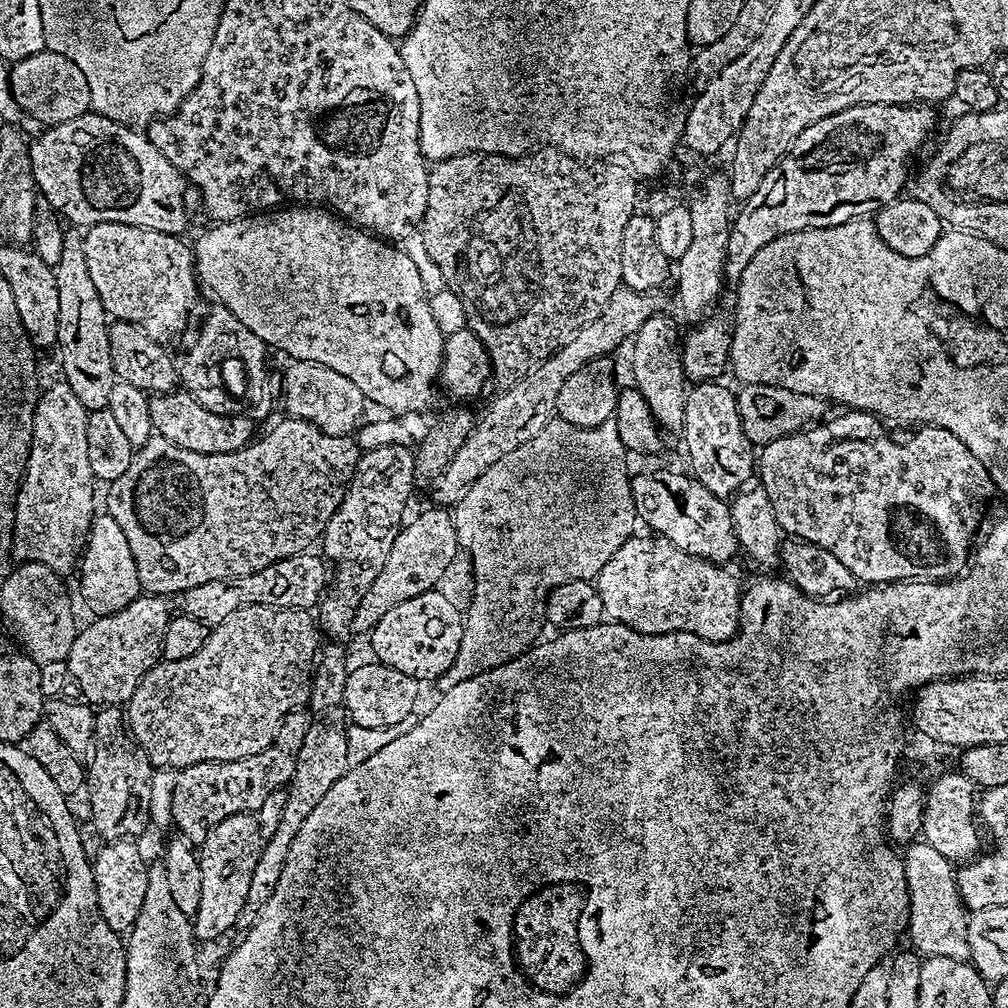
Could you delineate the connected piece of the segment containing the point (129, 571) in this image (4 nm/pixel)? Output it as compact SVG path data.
M107 512L99 513L92 519L87 542L81 553L79 572L80 594L95 617L110 616L124 609L141 593L140 579L137 578L137 568L130 546L127 545L126 534Z

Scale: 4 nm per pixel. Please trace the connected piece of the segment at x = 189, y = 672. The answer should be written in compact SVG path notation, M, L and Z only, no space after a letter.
M255 604L234 610L230 618L226 618L209 631L206 642L202 642L202 650L198 650L198 654L190 654L190 658L158 662L140 679L126 705L126 723L129 732L136 739L136 745L148 755L149 762L156 770L179 770L186 766L194 766L198 762L230 762L238 758L250 758L266 750L276 741L276 732L280 729L285 714L307 705L308 691L312 685L312 665L316 663L318 651L316 636L318 637L317 621L302 608L271 608Z

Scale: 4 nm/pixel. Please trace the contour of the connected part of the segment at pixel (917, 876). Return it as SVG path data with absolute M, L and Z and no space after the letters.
M912 842L902 852L904 861L904 877L906 878L906 890L908 891L908 922L906 936L912 939L911 947L921 957L941 956L942 958L954 958L955 960L968 960L968 918L960 891L956 886L957 869L953 861L942 858L934 846L923 842Z

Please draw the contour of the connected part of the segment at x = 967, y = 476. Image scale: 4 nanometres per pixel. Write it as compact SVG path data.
M844 410L841 416L833 415L823 422L817 422L804 429L803 432L792 432L786 438L778 438L774 442L763 445L758 452L758 484L766 490L766 498L774 508L774 518L778 518L781 533L789 537L814 542L814 546L822 546L822 550L830 550L838 562L844 563L846 570L854 574L857 581L864 586L882 584L899 584L905 580L925 580L931 584L953 579L969 567L970 557L974 551L972 535L980 524L980 507L991 498L994 485L990 474L978 462L974 454L950 430L942 430L931 426L920 426L909 440L891 440L885 425L873 413L859 410Z

